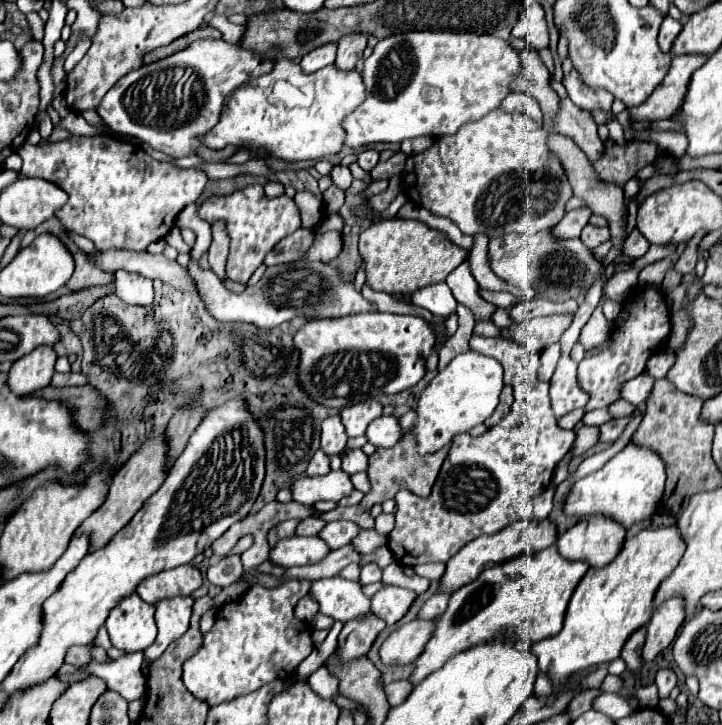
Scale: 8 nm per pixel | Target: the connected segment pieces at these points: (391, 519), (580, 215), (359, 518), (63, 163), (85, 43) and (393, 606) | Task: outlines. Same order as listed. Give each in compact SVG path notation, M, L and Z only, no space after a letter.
M379 514L377 516L377 522L375 522L375 528L377 528L377 532L381 532L381 534L389 534L391 530L393 530L393 524L395 524L395 514Z
M587 206L565 212L563 220L555 226L557 236L573 236L573 238L575 238L575 236L579 236L579 234L581 234L581 230L583 230L583 226L589 222L591 214L593 214L593 212L591 212Z
M413 428L407 430L403 434L403 438L391 446L391 448L377 448L371 458L369 458L369 480L371 480L371 492L365 494L361 506L353 506L353 508L335 508L331 512L325 512L321 514L323 520L331 522L331 520L355 520L357 524L361 524L361 528L371 528L373 526L373 518L369 516L369 508L377 502L385 502L389 498L395 498L395 494L399 490L411 490L411 492L417 492L419 496L429 496L433 484L435 484L435 478L439 474L439 468L443 464L443 460L447 458L447 452L449 452L451 444L443 446L441 450L437 452L431 452L431 454L419 454L417 452L417 440L413 436Z
M105 134L71 136L67 140L51 142L45 146L31 146L29 142L25 142L17 152L23 158L21 172L25 176L37 176L49 180L69 194L69 200L57 212L57 218L65 224L67 230L89 238L97 246L97 250L113 250L113 248L147 250L151 242L169 234L175 216L187 204L193 204L201 196L205 184L209 182L203 170L195 170L195 168L183 170L173 164L159 162L139 146L131 142L121 142Z
M79 40L79 44L75 46L75 50L67 56L67 60L65 60L65 72L69 72L83 56L85 56L85 52L87 52L87 48L89 48L89 40Z
M383 584L381 590L375 592L371 598L371 612L387 622L387 626L395 624L405 616L411 602L415 600L415 592L395 586L395 584Z

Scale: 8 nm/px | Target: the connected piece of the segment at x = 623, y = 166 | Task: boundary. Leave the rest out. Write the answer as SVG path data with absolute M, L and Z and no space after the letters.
M631 142L627 146L607 148L601 160L597 160L593 166L601 176L601 180L623 186L631 176L635 176L641 168L651 164L655 158L657 158L657 144Z

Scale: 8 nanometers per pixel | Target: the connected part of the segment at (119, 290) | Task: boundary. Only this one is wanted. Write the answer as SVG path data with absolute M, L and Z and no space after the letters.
M117 270L115 274L115 294L127 304L151 304L153 282L141 274Z

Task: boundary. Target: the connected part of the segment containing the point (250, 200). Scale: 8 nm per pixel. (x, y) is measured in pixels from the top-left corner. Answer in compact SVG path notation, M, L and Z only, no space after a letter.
M251 184L243 190L235 190L233 194L225 194L225 196L215 194L197 208L197 216L209 224L215 224L219 220L225 222L227 234L231 238L225 270L227 276L235 282L247 282L251 274L263 264L265 256L273 250L273 246L281 238L301 228L301 216L293 198L285 194L277 198L267 198L261 184Z

